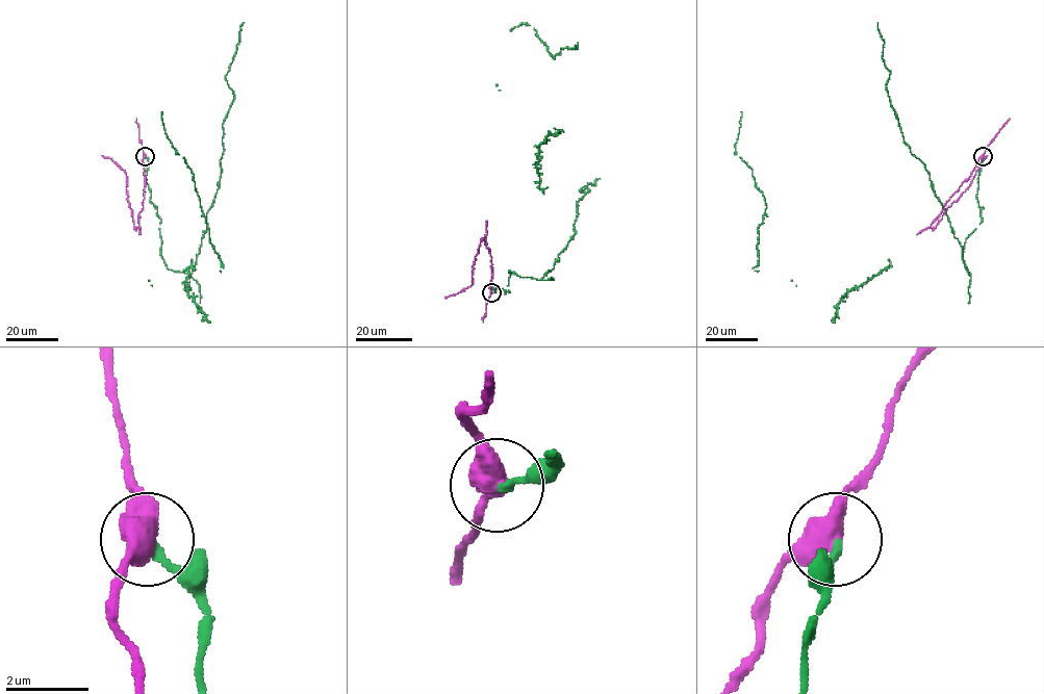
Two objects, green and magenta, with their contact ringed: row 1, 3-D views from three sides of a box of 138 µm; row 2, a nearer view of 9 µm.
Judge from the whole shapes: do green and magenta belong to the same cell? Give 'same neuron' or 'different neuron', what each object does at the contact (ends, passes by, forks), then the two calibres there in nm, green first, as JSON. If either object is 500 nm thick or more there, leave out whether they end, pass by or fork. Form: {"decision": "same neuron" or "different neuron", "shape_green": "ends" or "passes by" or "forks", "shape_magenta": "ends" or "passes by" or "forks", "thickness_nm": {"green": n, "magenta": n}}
{"decision": "different neuron", "thickness_nm": {"green": 180, "magenta": 550}}

